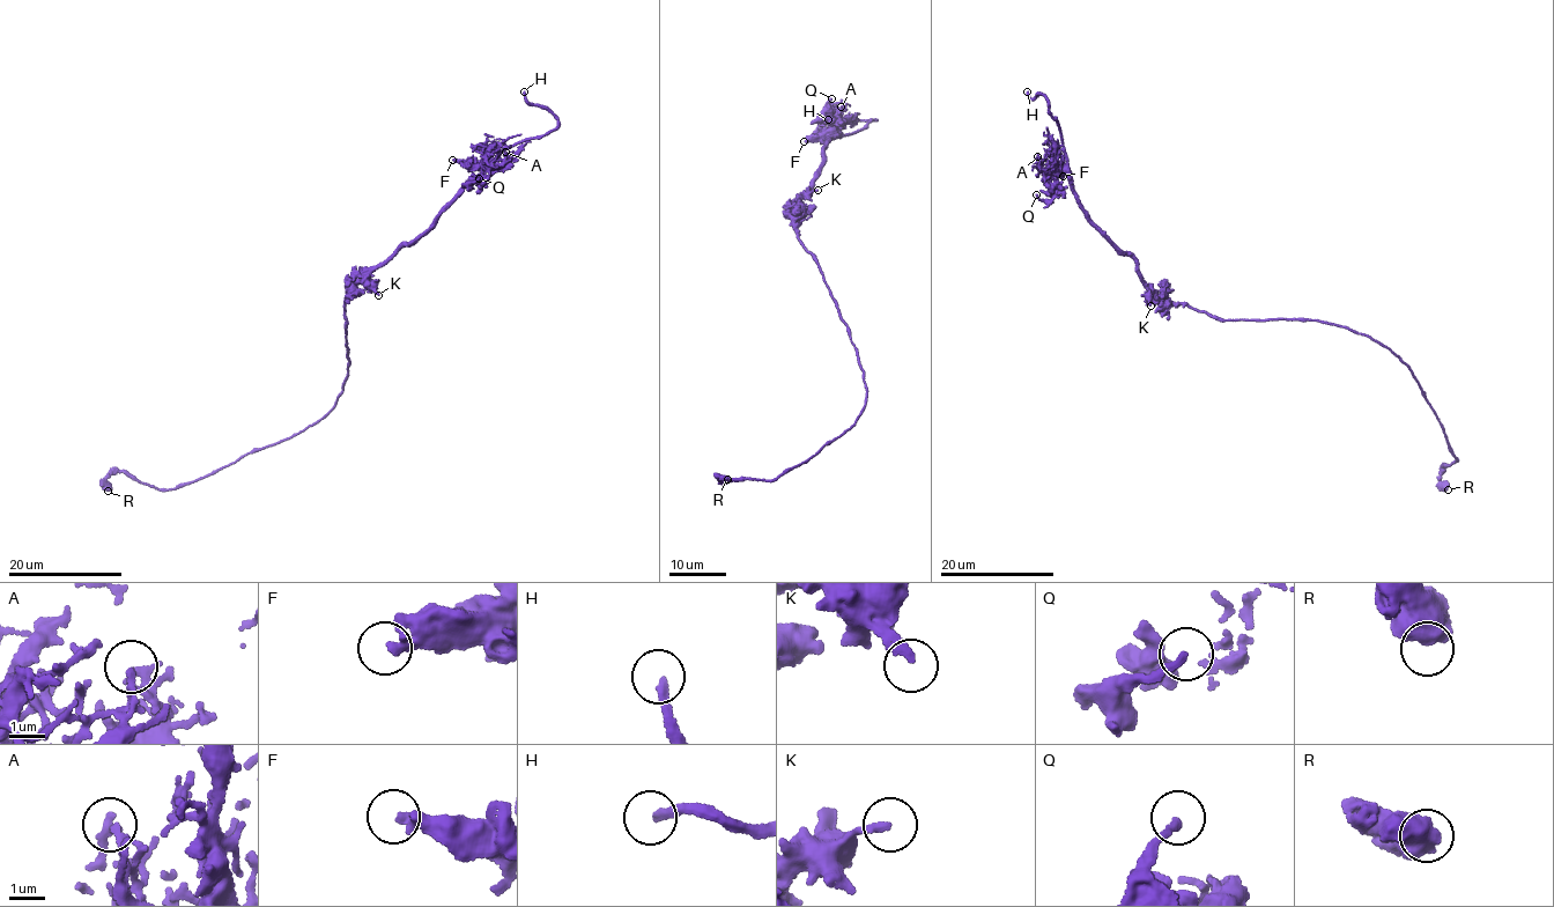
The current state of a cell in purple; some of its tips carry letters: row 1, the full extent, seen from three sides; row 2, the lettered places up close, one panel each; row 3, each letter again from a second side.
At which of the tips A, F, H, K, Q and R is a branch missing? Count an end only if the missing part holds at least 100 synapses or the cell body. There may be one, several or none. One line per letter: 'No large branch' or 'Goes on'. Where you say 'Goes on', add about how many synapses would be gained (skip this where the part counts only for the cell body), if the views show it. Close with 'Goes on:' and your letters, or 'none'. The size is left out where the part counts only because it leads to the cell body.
A: No large branch
F: No large branch
H: Goes on
K: No large branch
Q: No large branch
R: No large branch
Goes on: H

